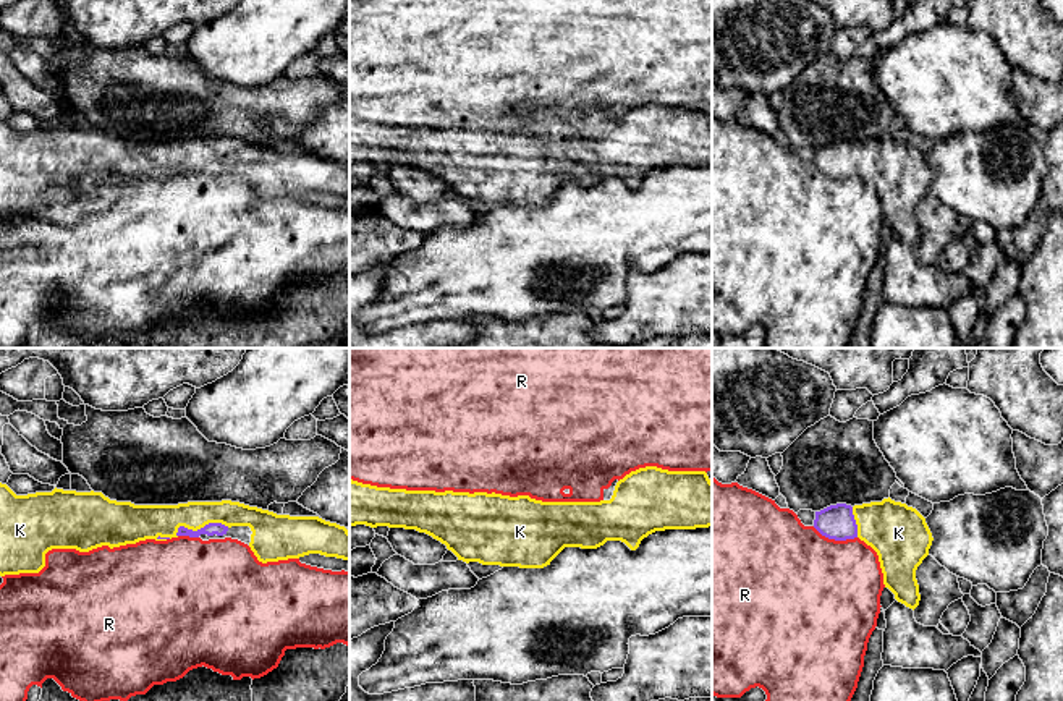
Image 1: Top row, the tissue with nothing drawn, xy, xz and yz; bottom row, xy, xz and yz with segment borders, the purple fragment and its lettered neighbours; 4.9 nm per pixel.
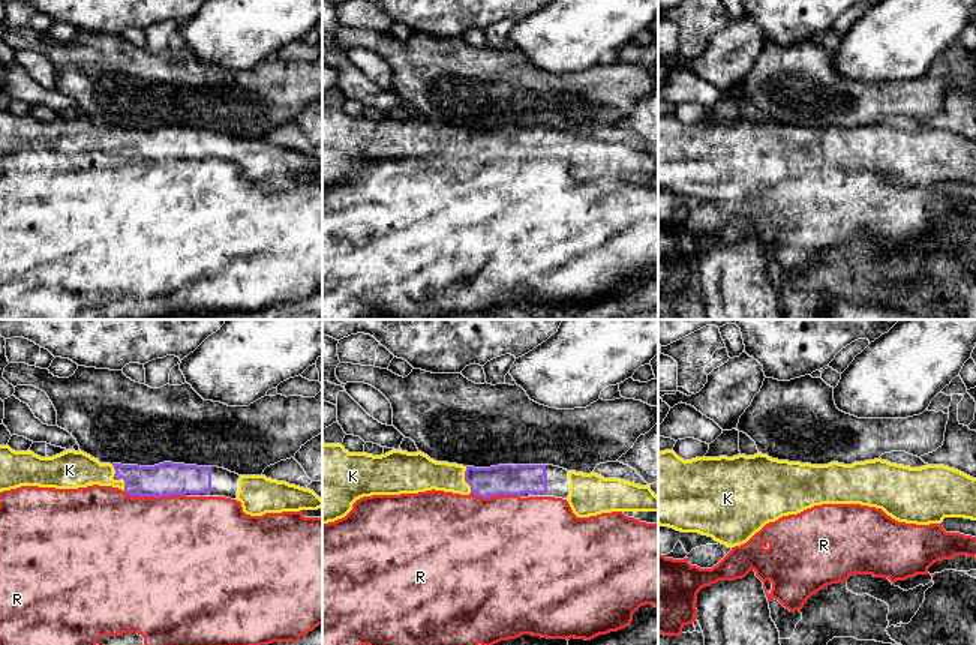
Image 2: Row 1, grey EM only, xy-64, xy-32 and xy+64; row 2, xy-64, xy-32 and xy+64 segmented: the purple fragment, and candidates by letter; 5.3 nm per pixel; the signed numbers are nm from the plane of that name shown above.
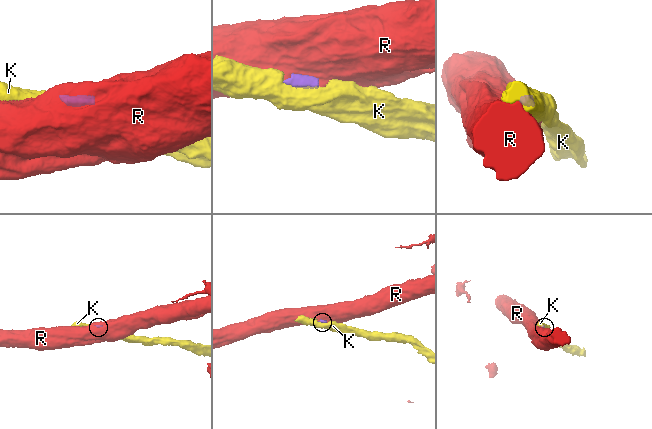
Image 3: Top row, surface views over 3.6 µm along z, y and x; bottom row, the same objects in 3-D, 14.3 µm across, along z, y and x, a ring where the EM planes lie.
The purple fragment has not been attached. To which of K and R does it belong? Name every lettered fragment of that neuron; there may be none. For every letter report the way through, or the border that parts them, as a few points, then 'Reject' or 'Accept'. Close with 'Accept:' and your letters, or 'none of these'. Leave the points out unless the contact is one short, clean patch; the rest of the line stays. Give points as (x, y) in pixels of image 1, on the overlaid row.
K: Accept
R: Boundary: yz (813, 526), (829, 538), (856, 538). Reject
Accept: K

